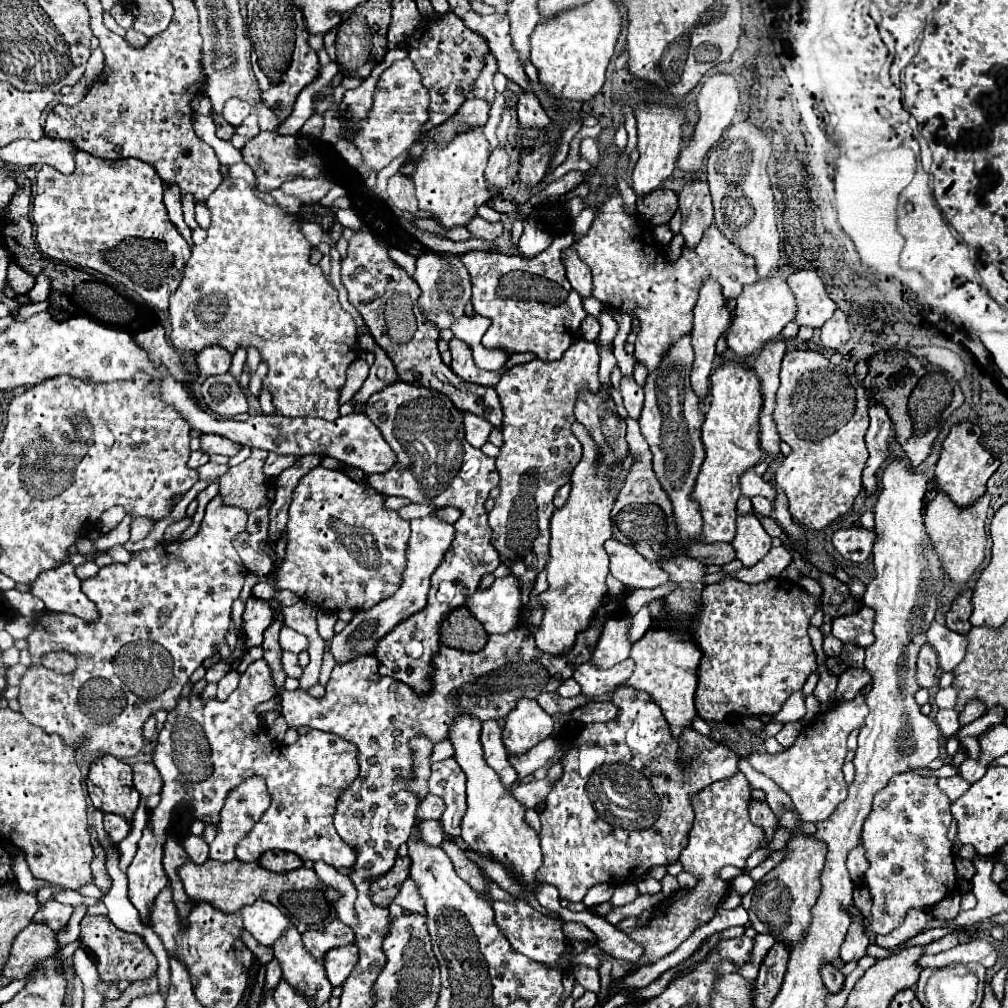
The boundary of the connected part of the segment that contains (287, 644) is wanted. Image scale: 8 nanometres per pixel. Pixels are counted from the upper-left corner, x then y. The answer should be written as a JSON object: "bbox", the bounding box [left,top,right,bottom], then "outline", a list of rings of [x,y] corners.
{"bbox":[279,626,309,654],"outline":[[[283,626],[281,636],[279,636],[279,642],[281,642],[281,648],[283,648],[283,650],[289,650],[289,652],[293,652],[293,654],[299,654],[299,652],[303,652],[303,650],[309,648],[307,636],[303,636],[303,634],[287,628],[287,626]]]}

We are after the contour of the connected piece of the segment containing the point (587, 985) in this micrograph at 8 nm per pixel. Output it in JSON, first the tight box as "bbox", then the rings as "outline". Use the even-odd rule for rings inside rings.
{"bbox":[573,964,599,992],"outline":[[[577,964],[575,970],[573,970],[573,974],[575,974],[575,980],[585,990],[589,990],[589,992],[597,992],[599,990],[599,974],[597,974],[595,968],[589,968],[585,964]]]}

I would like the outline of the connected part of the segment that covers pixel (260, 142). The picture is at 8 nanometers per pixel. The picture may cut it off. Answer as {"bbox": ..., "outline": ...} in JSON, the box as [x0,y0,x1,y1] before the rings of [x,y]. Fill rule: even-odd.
{"bbox":[241,132,323,192],"outline":[[[259,132],[241,148],[243,162],[253,168],[257,176],[257,188],[261,192],[271,192],[295,176],[303,176],[303,178],[323,176],[323,160],[317,154],[307,154],[299,158],[299,148],[295,144],[297,138],[293,136],[281,136],[277,132]]]}

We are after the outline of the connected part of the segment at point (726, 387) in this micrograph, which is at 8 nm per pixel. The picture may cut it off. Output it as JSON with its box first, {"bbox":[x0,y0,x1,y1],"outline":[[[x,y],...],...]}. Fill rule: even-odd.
{"bbox":[693,362,763,542],"outline":[[[723,362],[713,374],[711,374],[711,406],[705,414],[705,422],[701,426],[701,440],[705,444],[707,456],[701,466],[701,472],[697,476],[697,486],[693,490],[693,498],[701,506],[703,514],[703,542],[731,542],[735,538],[735,518],[737,518],[737,498],[741,496],[739,490],[739,476],[753,468],[761,460],[761,446],[759,446],[759,414],[763,408],[761,398],[761,382],[753,368],[741,366],[737,362]]]}

